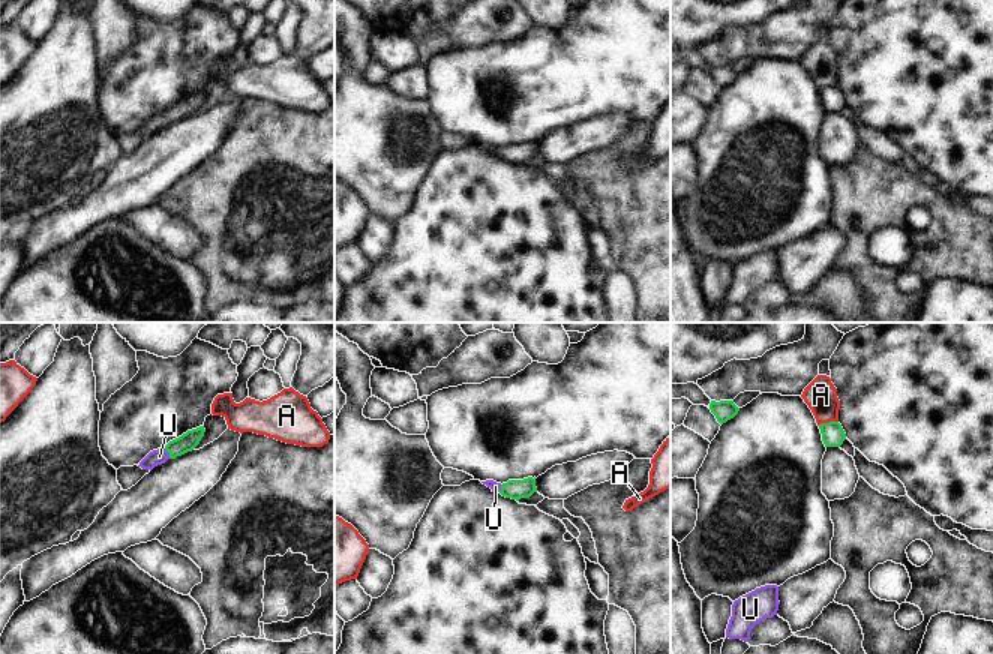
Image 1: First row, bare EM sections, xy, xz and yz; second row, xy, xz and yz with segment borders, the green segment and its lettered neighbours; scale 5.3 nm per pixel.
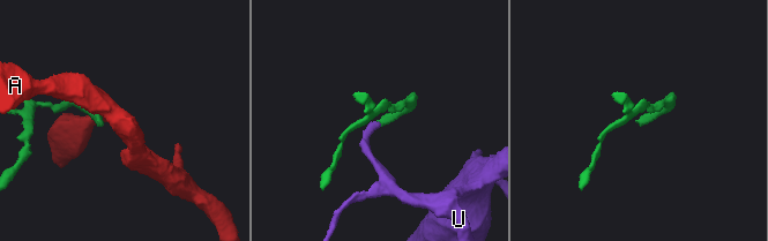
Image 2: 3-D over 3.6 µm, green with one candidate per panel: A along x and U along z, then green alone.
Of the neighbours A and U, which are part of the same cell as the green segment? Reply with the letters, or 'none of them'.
U

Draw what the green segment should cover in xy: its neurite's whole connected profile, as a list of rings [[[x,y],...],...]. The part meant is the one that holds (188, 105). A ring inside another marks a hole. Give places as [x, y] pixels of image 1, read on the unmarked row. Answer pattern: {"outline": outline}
{"outline": [[[204,90],[188,94],[182,100],[170,105],[164,112],[150,116],[138,130],[152,135],[154,130],[165,128],[168,123],[176,123],[177,120],[192,116],[200,108],[204,96]]]}

